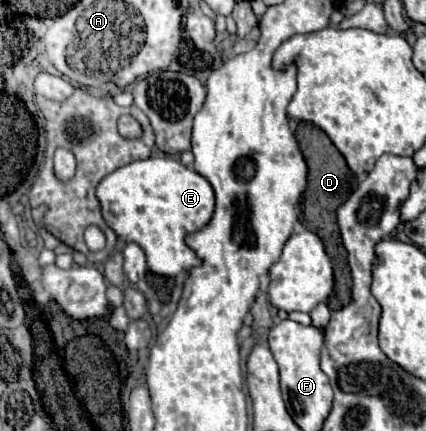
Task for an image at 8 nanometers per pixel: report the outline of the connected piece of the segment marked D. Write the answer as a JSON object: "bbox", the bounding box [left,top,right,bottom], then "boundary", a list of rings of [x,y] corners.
{"bbox":[295,123,355,305],"boundary":[[[299,123],[295,131],[299,149],[307,161],[309,167],[309,177],[307,177],[307,191],[305,191],[305,201],[303,201],[303,217],[305,217],[305,227],[313,233],[317,233],[325,245],[327,255],[331,257],[333,263],[333,273],[335,273],[335,297],[347,305],[351,301],[351,271],[347,265],[347,251],[343,249],[341,237],[339,237],[339,227],[337,227],[337,209],[347,201],[347,197],[355,189],[355,175],[347,167],[343,155],[335,149],[335,145],[329,141],[329,137],[313,127],[311,123]]]}

